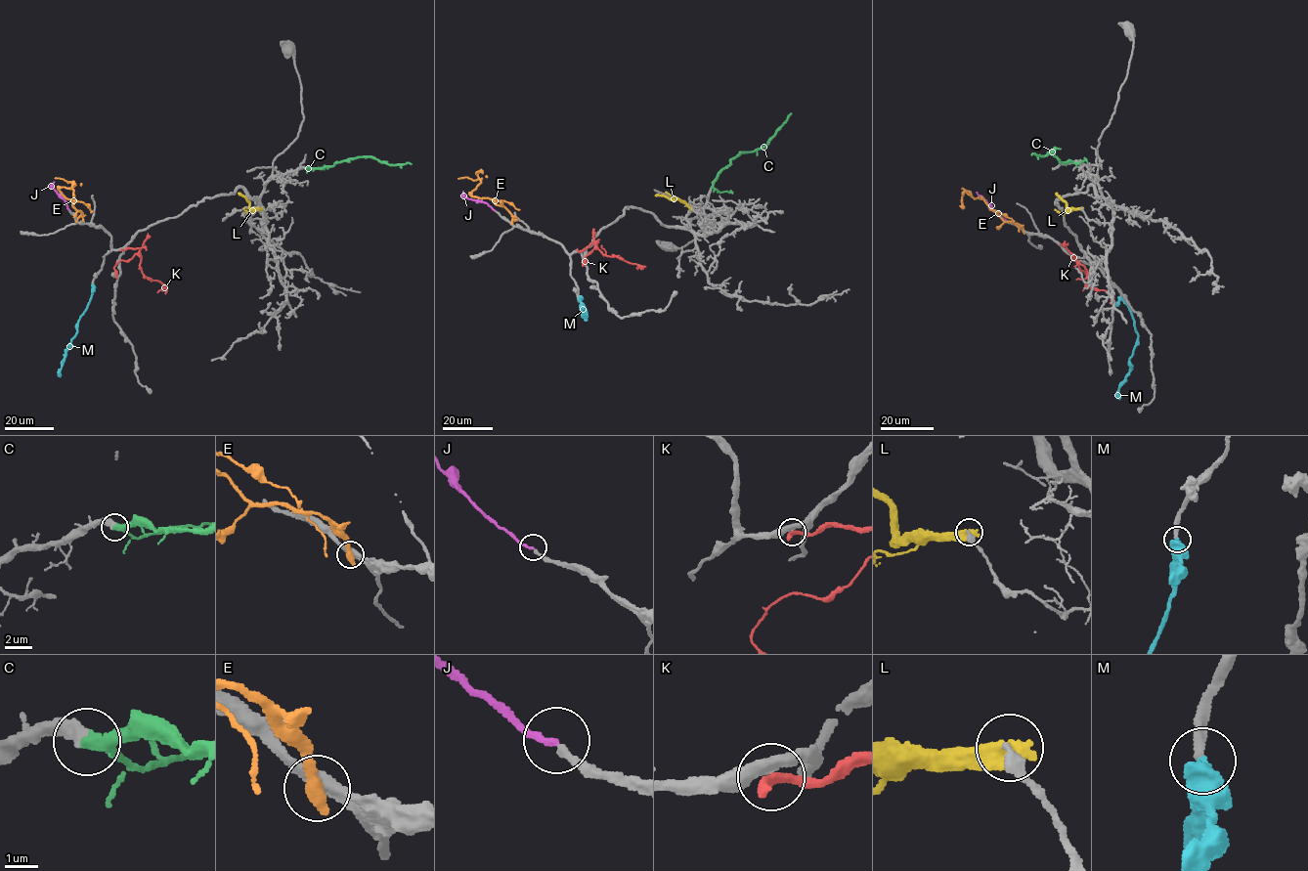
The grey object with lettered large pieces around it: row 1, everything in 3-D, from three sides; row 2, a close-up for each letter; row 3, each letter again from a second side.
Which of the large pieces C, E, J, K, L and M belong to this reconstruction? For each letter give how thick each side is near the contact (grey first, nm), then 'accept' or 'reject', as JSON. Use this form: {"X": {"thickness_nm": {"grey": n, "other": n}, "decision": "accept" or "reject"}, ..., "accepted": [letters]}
{"C": {"thickness_nm": {"grey": 320, "other": 280}, "decision": "accept"}, "E": {"thickness_nm": {"grey": 400, "other": 440}, "decision": "reject"}, "J": {"thickness_nm": {"grey": 240, "other": 200}, "decision": "reject"}, "K": {"thickness_nm": {"grey": 440, "other": 360}, "decision": "reject"}, "L": {"thickness_nm": {"grey": 340, "other": 550}, "decision": "reject"}, "M": {"thickness_nm": {"grey": 280, "other": 460}, "decision": "accept"}, "accepted": ["C", "M"]}

